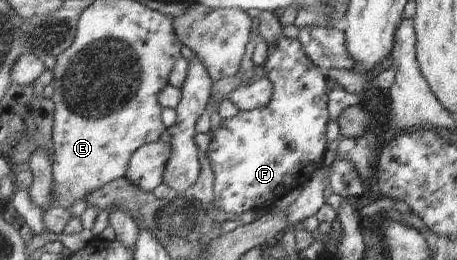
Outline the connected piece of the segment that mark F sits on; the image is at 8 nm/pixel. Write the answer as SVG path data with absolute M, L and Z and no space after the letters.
M283 35L268 45L263 75L272 83L271 101L265 107L223 118L219 127L208 133L210 143L205 155L213 172L214 207L226 213L243 215L249 209L269 210L291 186L304 186L323 167L328 143L325 132L330 119L329 81L323 70L308 58L297 38Z

